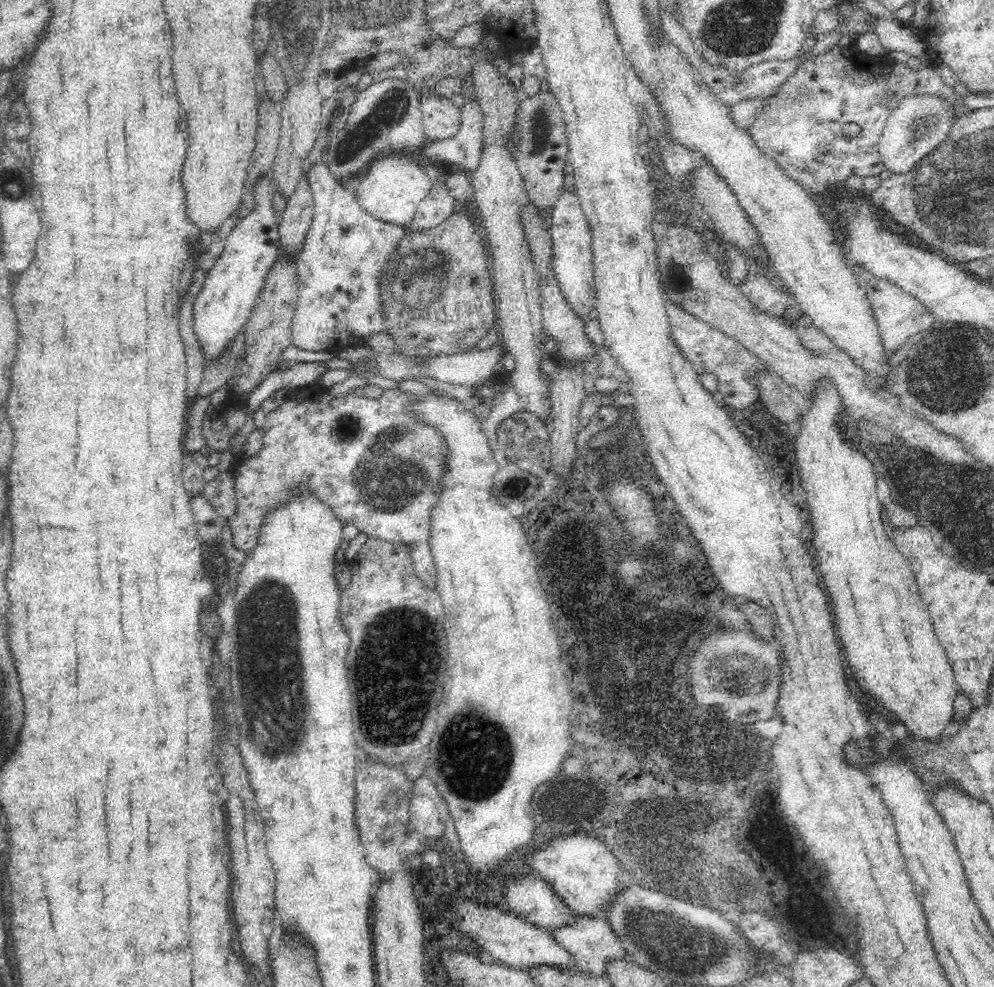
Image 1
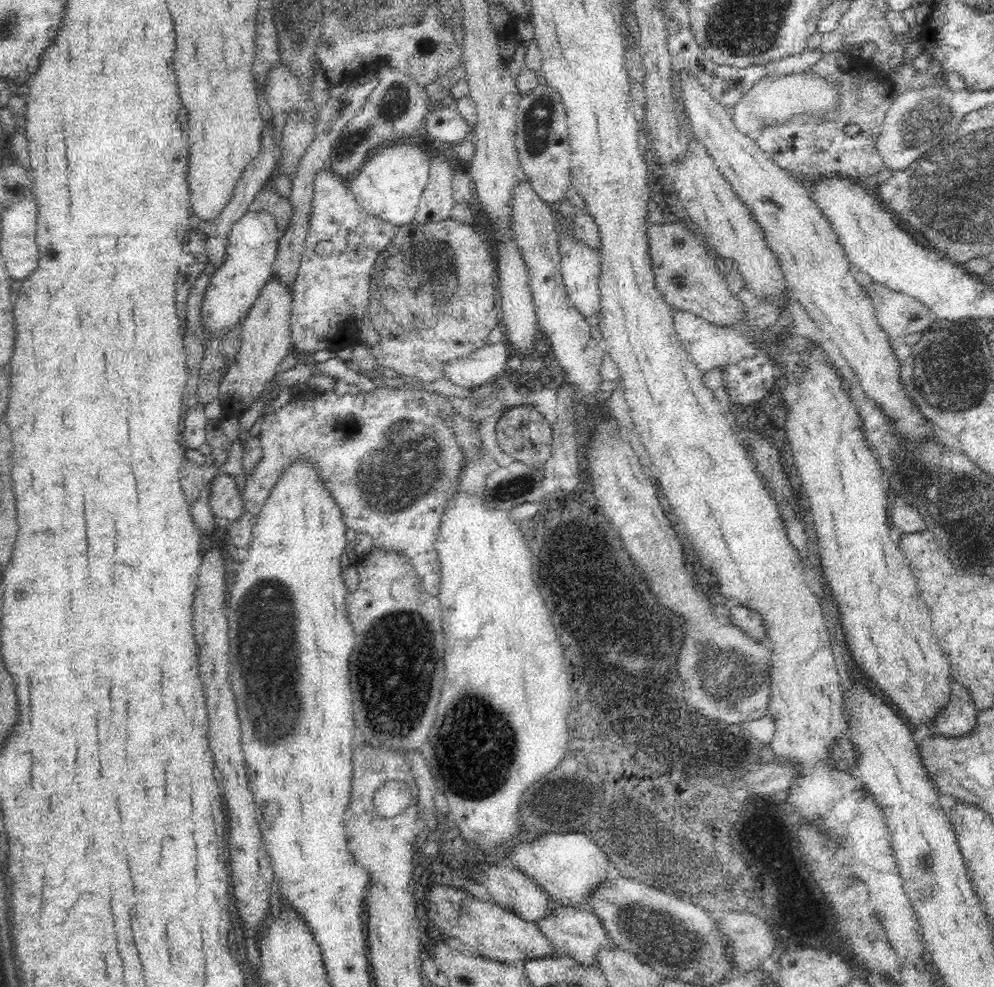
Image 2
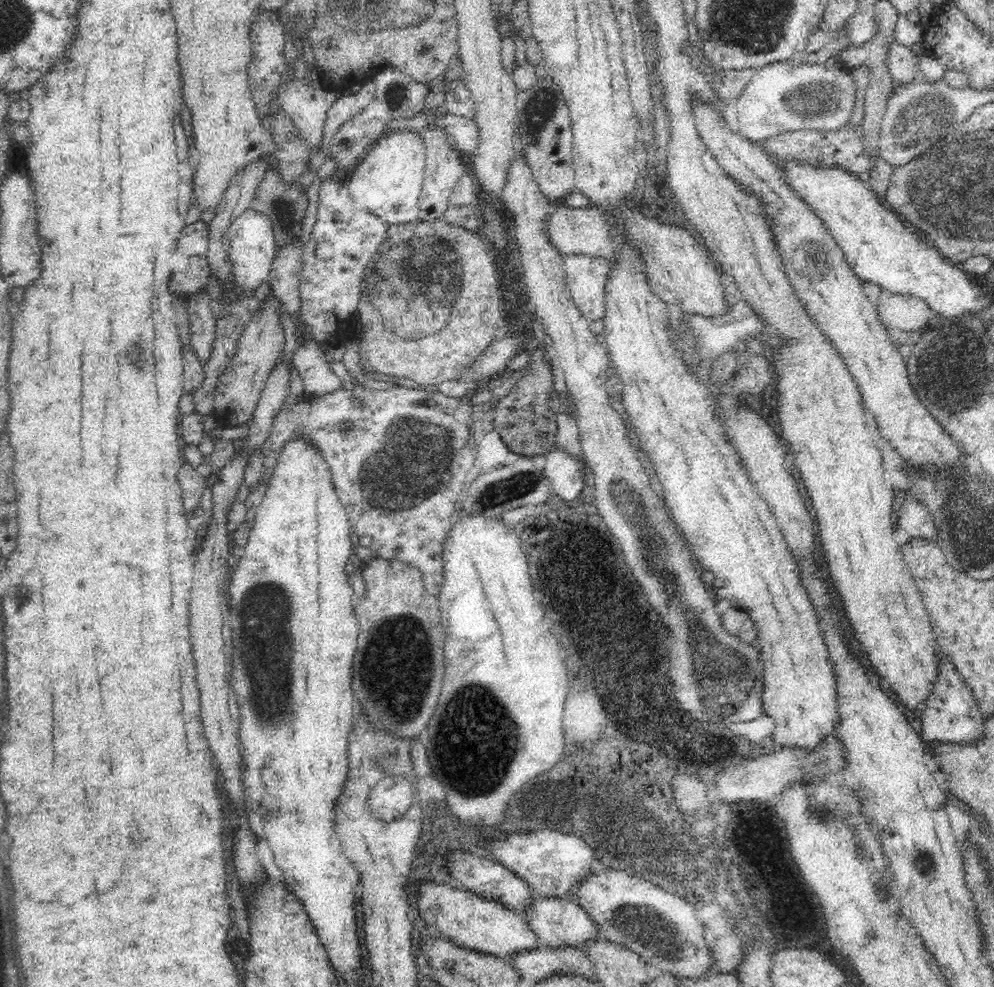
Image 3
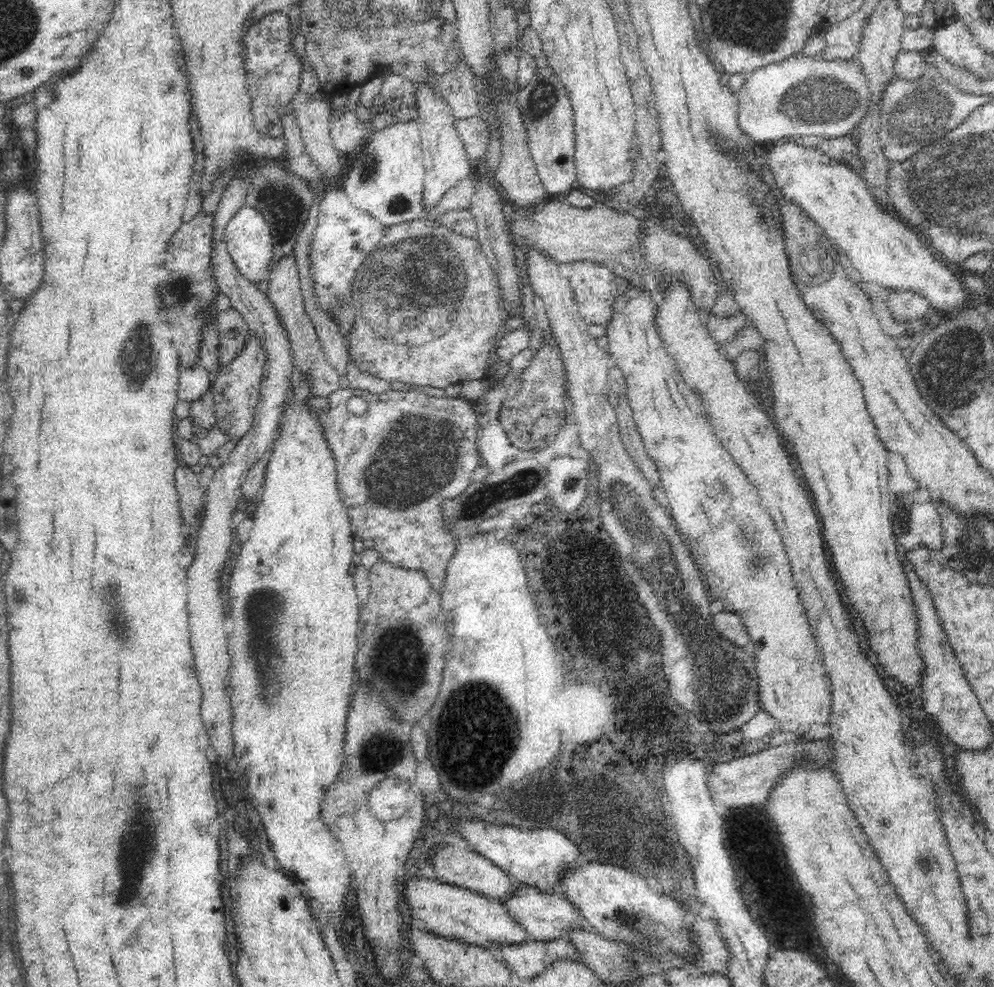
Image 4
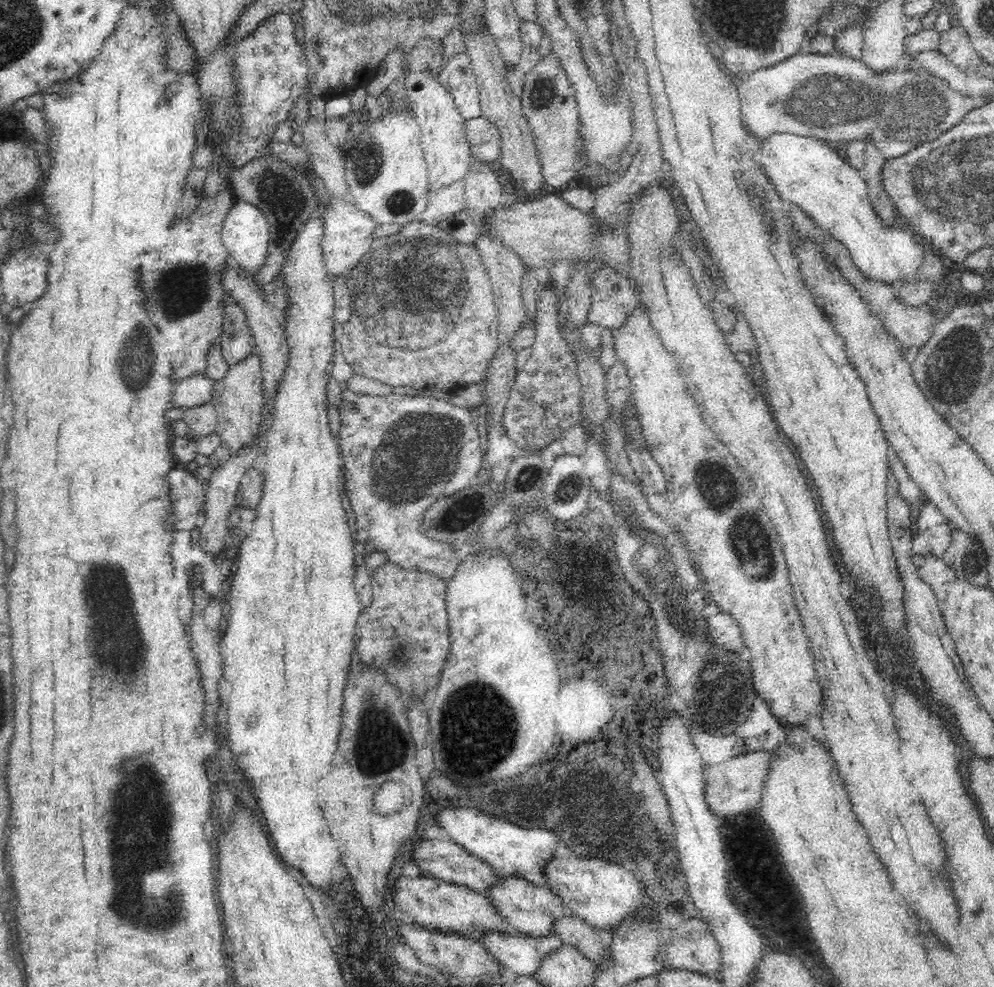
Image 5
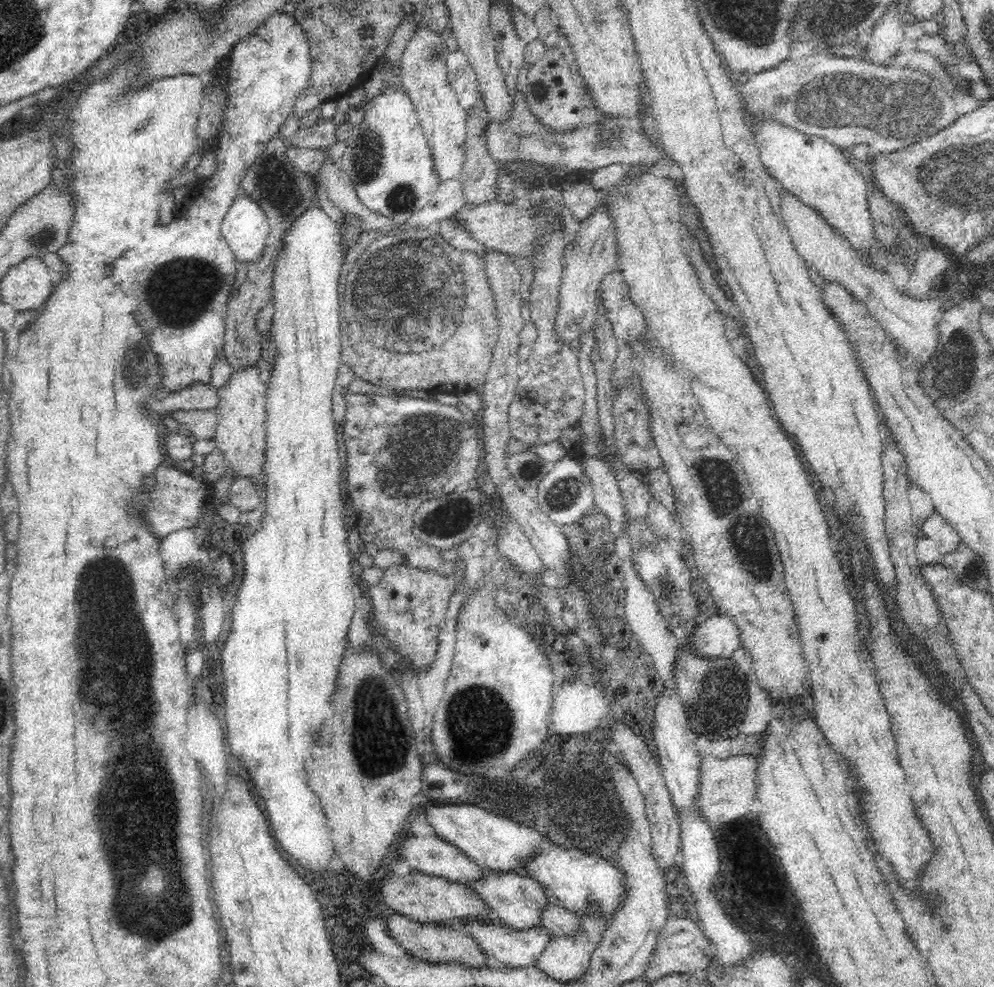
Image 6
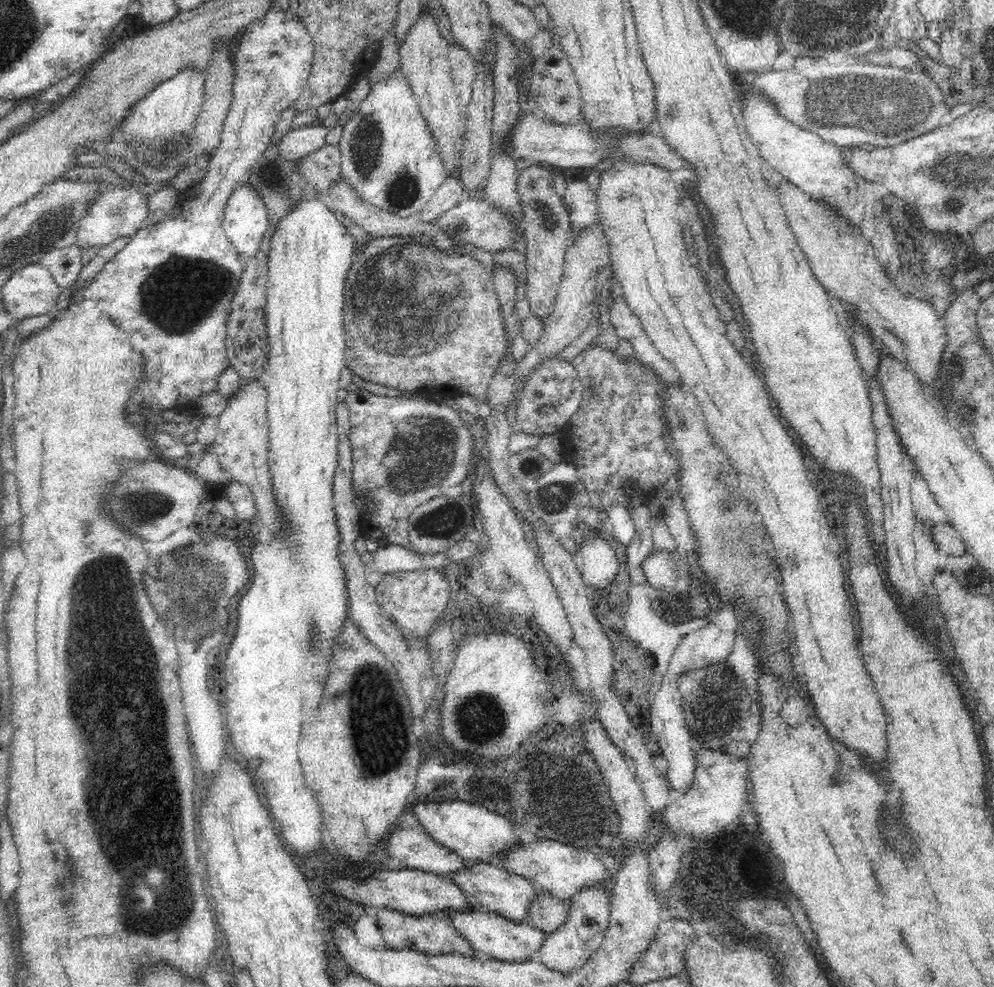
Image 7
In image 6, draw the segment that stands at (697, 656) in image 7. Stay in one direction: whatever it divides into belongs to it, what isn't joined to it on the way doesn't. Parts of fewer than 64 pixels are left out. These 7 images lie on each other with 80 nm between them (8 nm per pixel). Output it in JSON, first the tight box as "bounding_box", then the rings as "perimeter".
{"bounding_box":[689,613,741,659],"perimeter":[[[722,613],[709,617],[692,633],[689,646],[702,657],[730,659],[741,648],[741,632],[732,618]]]}

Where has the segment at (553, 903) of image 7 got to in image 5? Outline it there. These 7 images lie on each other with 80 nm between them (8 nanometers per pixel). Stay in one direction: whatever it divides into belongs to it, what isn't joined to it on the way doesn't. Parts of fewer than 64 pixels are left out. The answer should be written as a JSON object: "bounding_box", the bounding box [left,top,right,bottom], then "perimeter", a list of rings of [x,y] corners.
{"bounding_box":[554,915,608,962],"perimeter":[[[567,915],[554,922],[554,932],[566,943],[575,946],[590,962],[608,956],[607,936],[576,915]]]}

